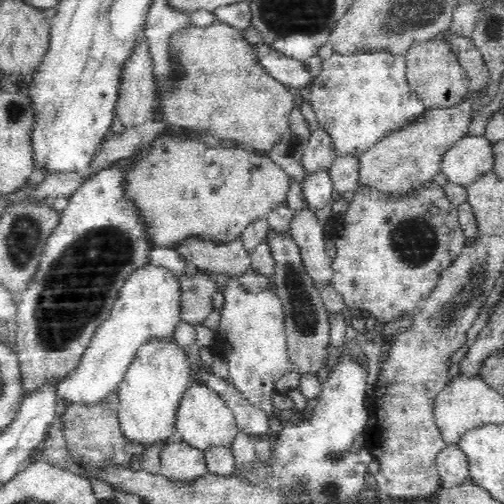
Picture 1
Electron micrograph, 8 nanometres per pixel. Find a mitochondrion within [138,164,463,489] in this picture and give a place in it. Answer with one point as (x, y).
(416, 241)

